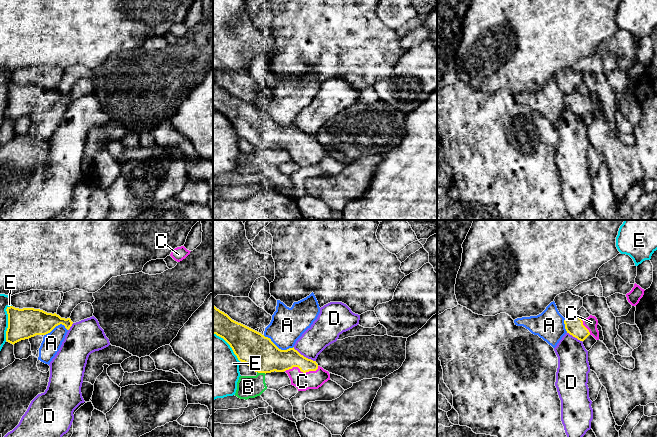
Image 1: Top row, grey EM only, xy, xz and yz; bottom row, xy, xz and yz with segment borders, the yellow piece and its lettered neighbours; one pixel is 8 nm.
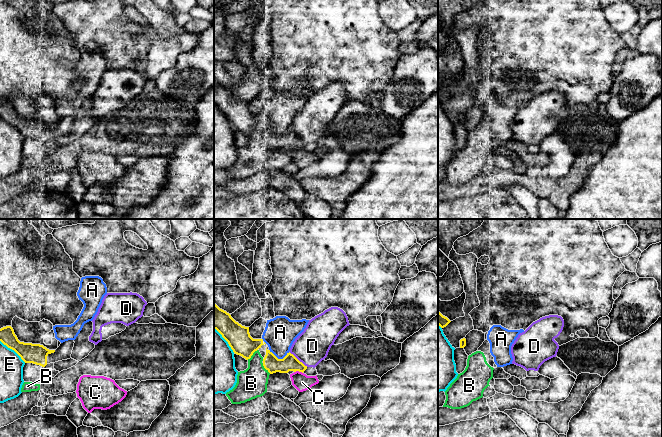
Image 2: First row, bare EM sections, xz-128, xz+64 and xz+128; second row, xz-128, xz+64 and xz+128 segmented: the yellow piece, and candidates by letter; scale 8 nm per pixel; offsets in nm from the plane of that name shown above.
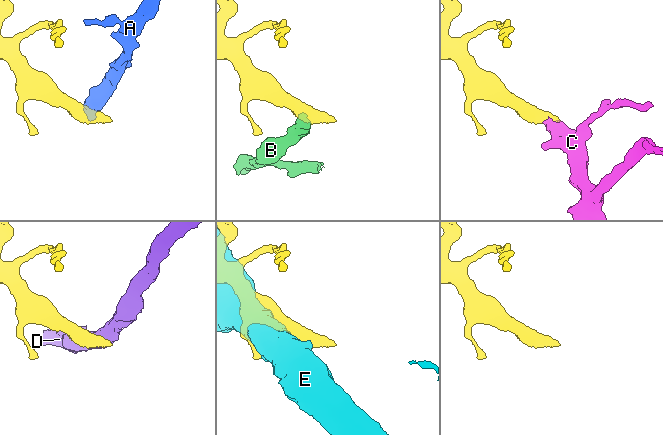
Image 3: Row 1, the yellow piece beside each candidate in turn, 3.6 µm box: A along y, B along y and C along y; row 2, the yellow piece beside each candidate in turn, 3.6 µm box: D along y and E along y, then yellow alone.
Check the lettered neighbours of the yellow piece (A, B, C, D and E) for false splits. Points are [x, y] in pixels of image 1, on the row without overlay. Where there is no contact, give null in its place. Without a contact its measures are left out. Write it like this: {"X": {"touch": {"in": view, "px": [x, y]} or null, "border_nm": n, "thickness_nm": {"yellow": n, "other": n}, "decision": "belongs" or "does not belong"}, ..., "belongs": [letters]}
{"A": {"touch": {"in": "xz", "px": [277, 123]}, "border_nm": 260, "thickness_nm": {"yellow": 280, "other": 280}, "decision": "does not belong"}, "B": {"touch": {"in": "xz", "px": [261, 148]}, "border_nm": 80, "thickness_nm": {"yellow": 280, "other": 180}, "decision": "does not belong"}, "C": {"touch": {"in": "xz", "px": [302, 147]}, "border_nm": 280, "thickness_nm": {"yellow": 190, "other": 140}, "decision": "belongs"}, "D": {"touch": {"in": "xz", "px": [303, 132]}, "border_nm": 220, "thickness_nm": {"yellow": 200, "other": 220}, "decision": "does not belong"}, "E": {"touch": {"in": "xy", "px": [8, 98]}, "border_nm": 300, "thickness_nm": {"yellow": 240, "other": 80}, "decision": "does not belong"}, "belongs": ["C"]}

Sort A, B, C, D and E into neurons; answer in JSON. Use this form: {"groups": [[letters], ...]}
{"groups": [["A", "B"], ["C"], ["D"], ["E"]]}

